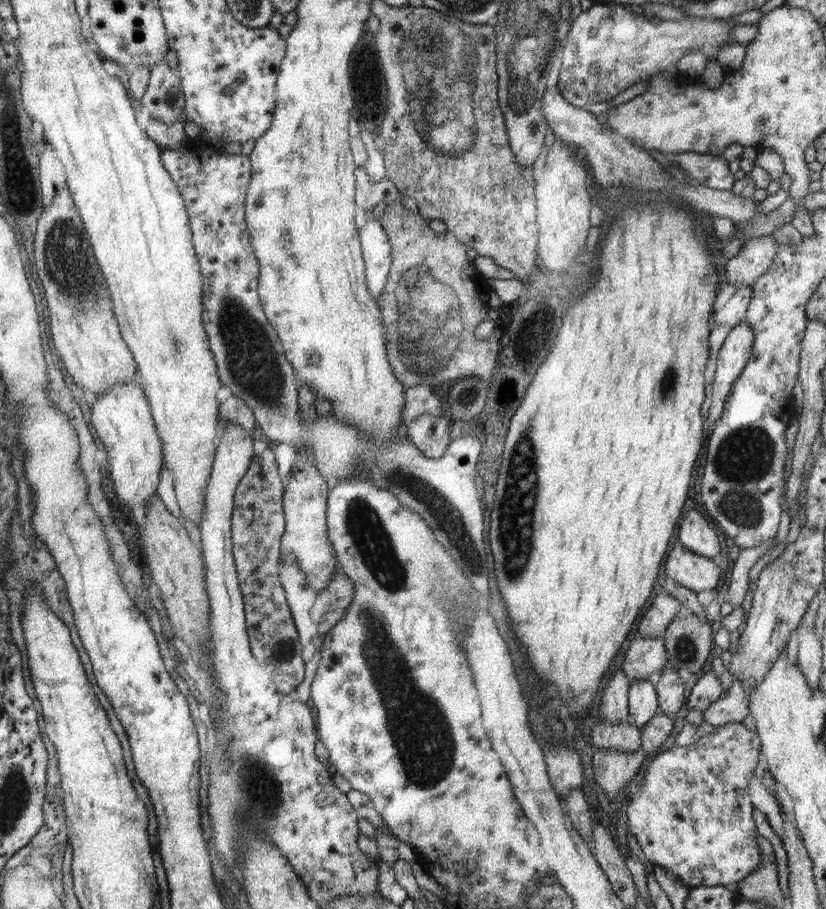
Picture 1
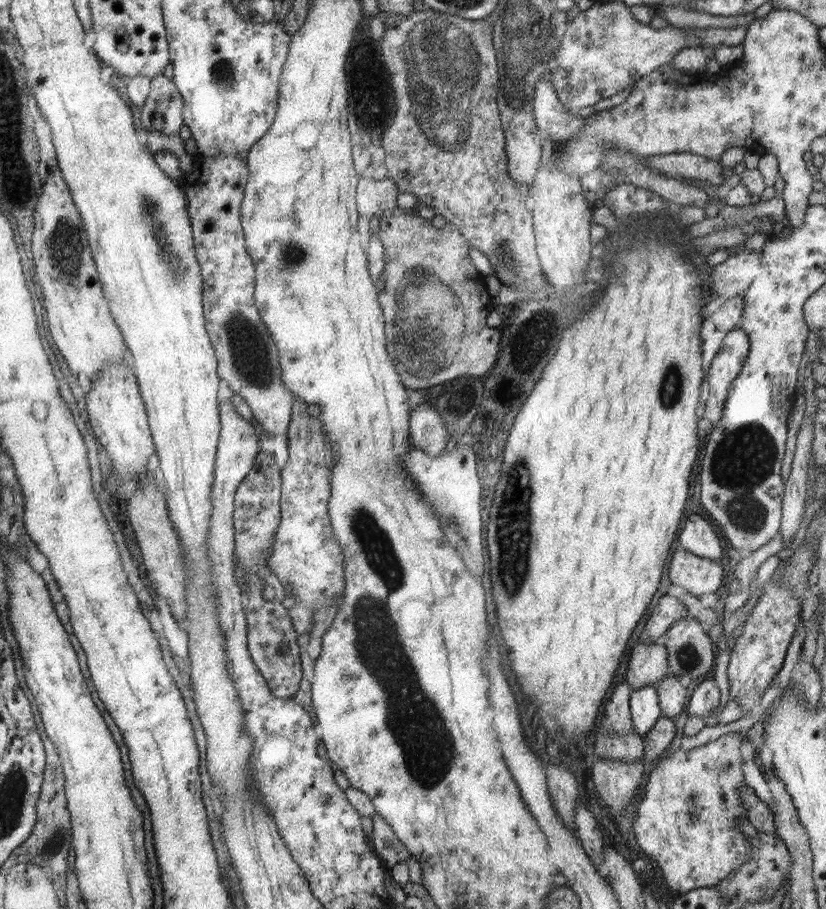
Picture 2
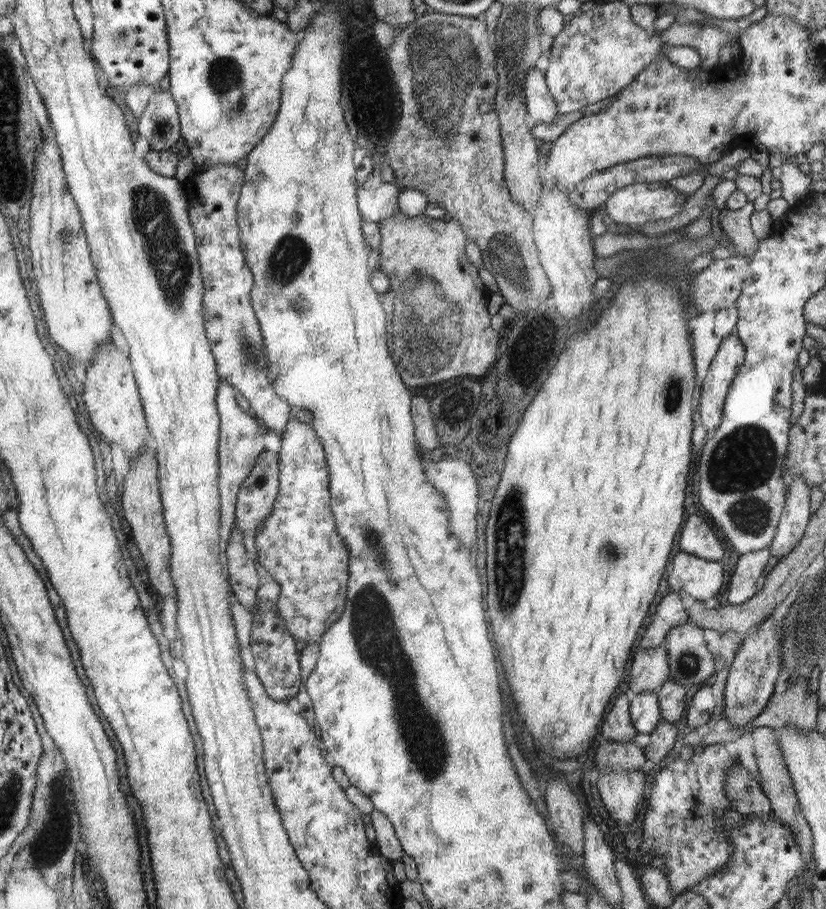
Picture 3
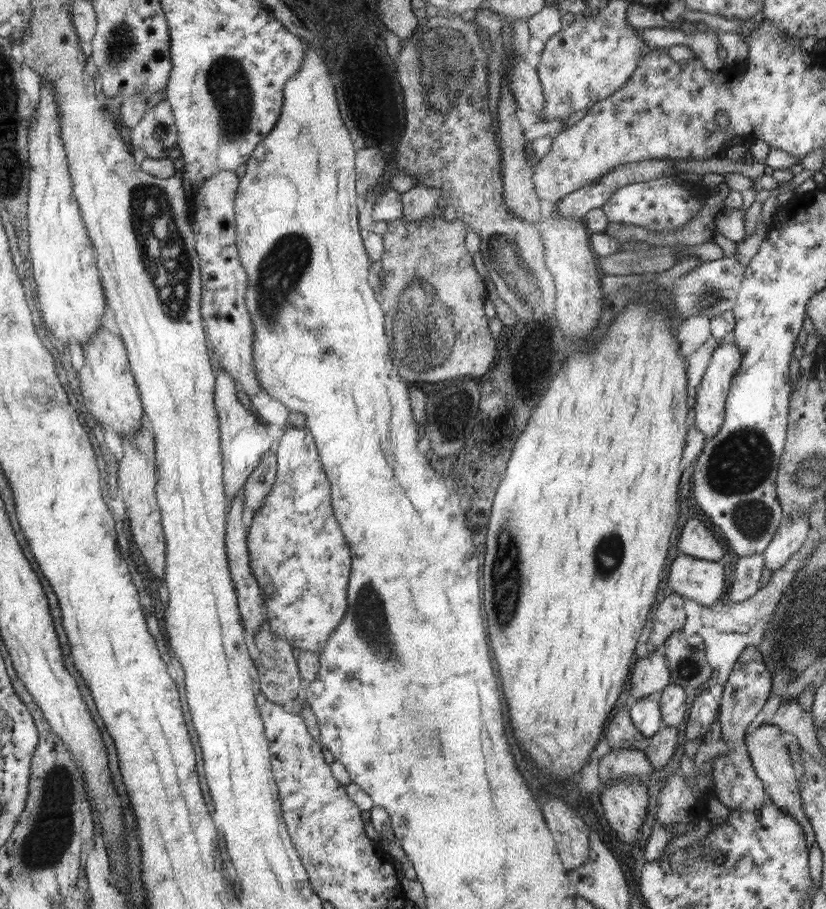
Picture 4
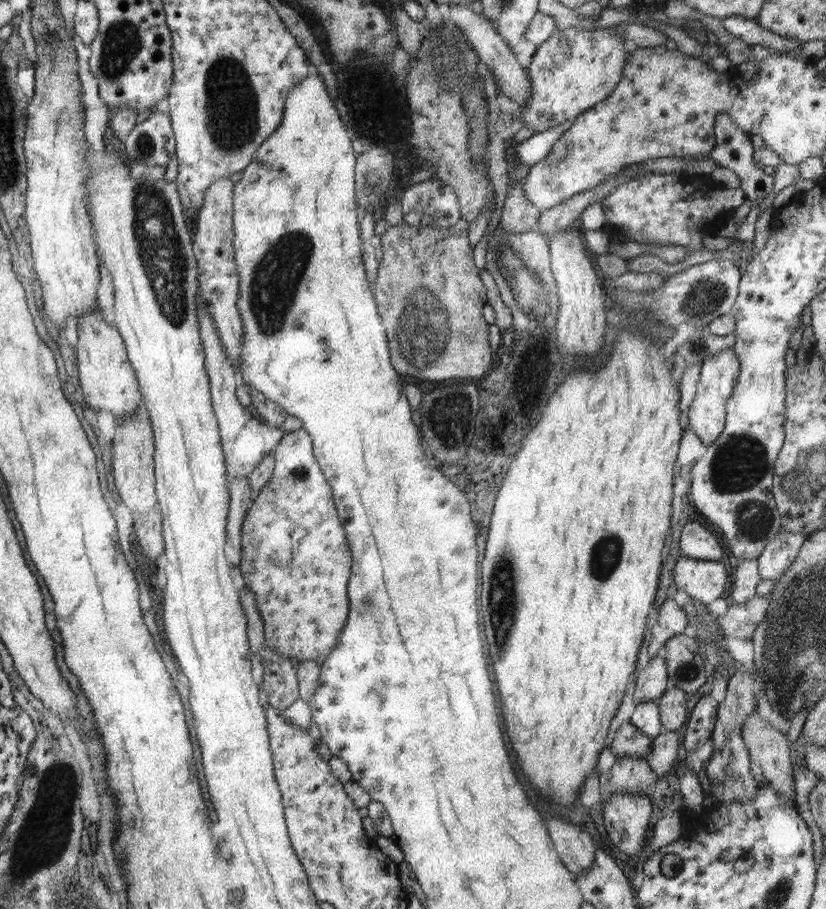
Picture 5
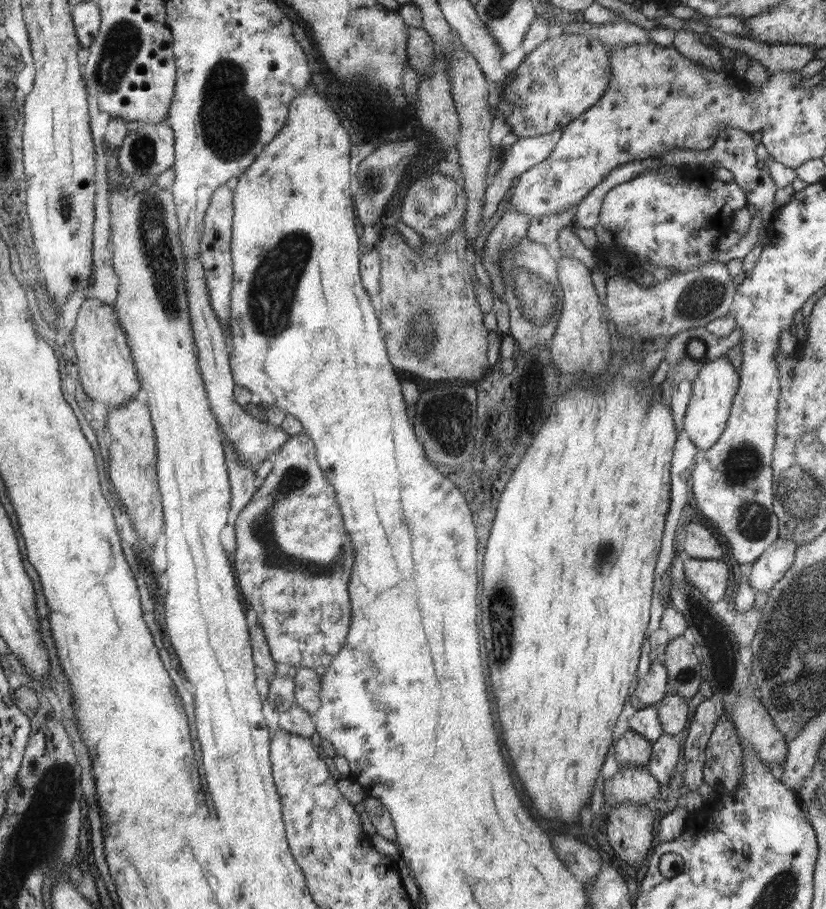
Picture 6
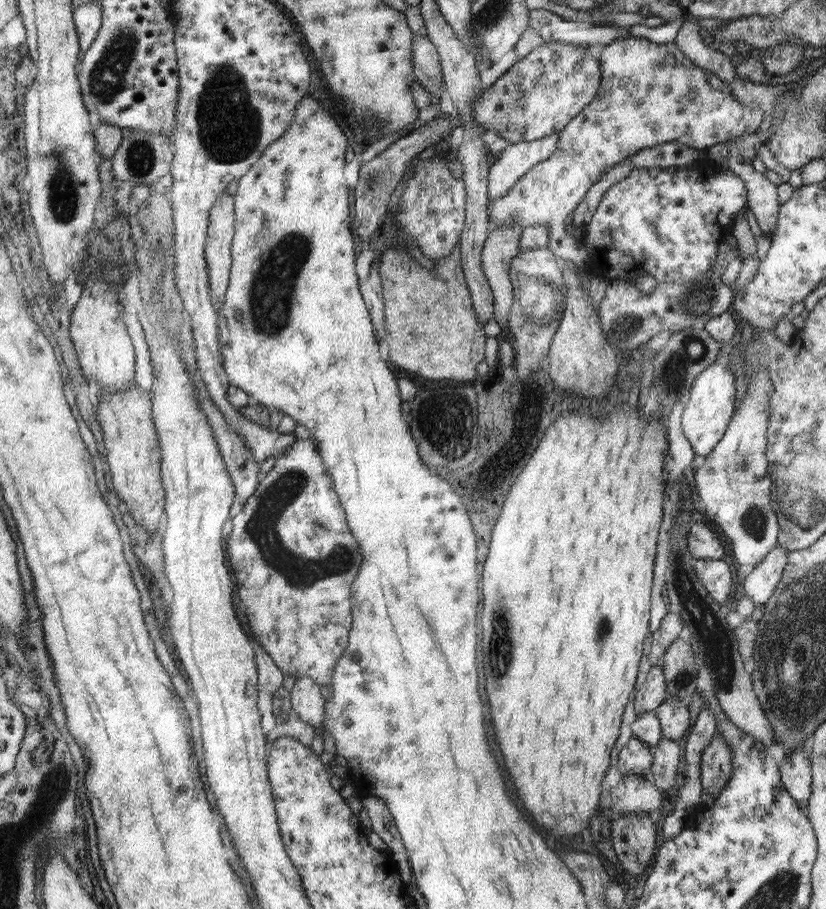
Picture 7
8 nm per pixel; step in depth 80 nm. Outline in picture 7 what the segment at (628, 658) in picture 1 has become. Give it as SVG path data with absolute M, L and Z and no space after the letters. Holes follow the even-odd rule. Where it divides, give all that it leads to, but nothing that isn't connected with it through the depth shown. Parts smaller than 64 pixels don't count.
M653 665L646 681L638 687L637 695L634 697L635 713L640 715L653 711L660 707L668 696L663 668L660 665Z

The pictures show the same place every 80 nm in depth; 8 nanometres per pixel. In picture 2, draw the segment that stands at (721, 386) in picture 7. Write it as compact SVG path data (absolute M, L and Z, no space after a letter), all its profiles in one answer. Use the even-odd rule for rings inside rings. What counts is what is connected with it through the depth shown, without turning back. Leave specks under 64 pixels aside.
M741 327L731 330L719 347L720 352L713 358L707 372L709 396L703 407L703 418L708 419L713 427L720 422L725 400L749 356L749 335Z

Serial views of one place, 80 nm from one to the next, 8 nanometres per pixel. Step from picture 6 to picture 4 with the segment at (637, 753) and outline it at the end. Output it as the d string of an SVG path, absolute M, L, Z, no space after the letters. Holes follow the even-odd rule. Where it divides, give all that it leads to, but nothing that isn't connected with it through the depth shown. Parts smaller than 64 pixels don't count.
M625 709L615 712L614 718L610 720L606 729L606 738L609 740L611 749L618 748L639 748L645 736L637 728Z

